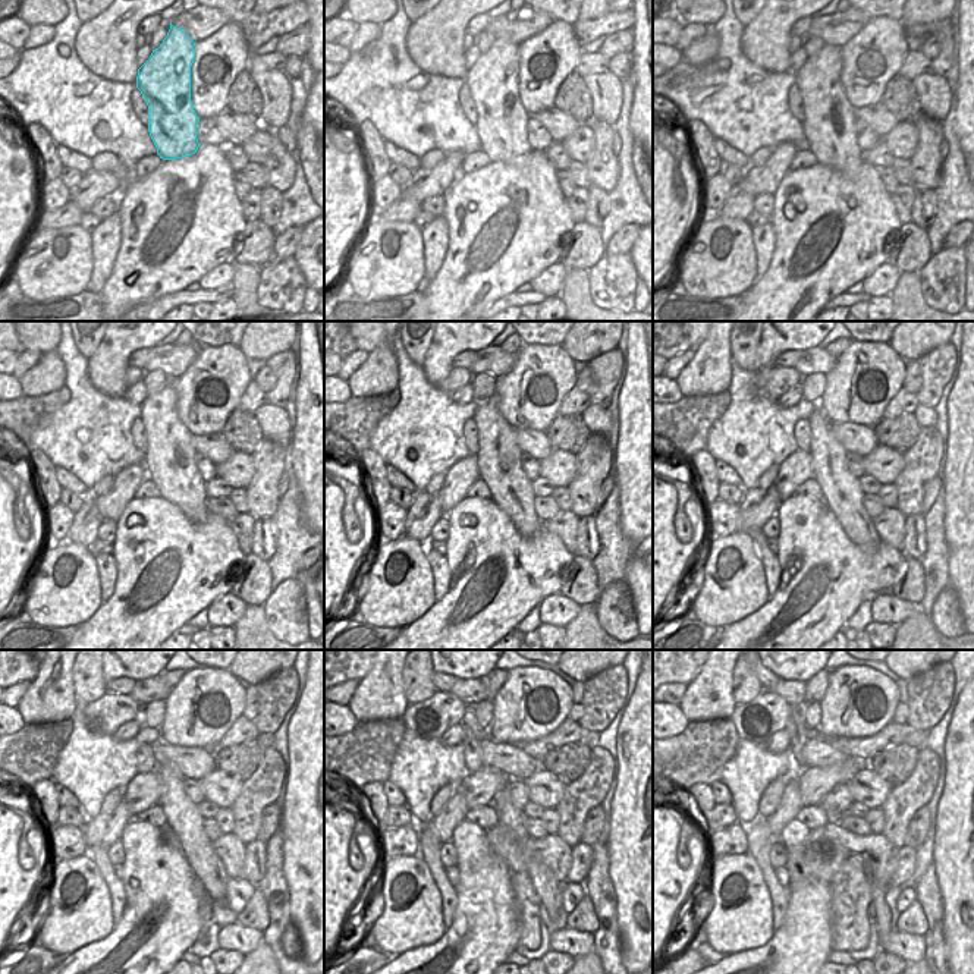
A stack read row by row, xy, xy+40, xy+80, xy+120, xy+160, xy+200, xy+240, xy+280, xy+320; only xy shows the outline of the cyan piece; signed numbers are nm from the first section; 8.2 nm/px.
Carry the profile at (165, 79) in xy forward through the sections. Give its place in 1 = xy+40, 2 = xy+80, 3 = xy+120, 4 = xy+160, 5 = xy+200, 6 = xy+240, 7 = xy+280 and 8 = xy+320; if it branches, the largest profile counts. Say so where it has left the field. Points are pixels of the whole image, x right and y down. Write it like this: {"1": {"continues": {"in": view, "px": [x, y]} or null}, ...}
{"1": {"continues": {"in": "xy+40", "px": [502, 122]}}, "2": {"continues": {"in": "xy+80", "px": [829, 126]}}, "3": {"continues": {"in": "xy+120", "px": [169, 461]}}, "4": {"continues": {"in": "xy+160", "px": [499, 462]}}, "5": {"continues": {"in": "xy+200", "px": [842, 493]}}, "6": {"continues": {"in": "xy+240", "px": [184, 817]}}, "7": {"continues": {"in": "xy+280", "px": [547, 888]}}, "8": {"continues": {"in": "xy+320", "px": [879, 910]}}}

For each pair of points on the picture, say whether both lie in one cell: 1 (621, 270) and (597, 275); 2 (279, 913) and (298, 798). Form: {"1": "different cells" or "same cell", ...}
{"1": "same cell", "2": "different cells"}

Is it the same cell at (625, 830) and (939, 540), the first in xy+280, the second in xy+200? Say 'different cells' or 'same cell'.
different cells

